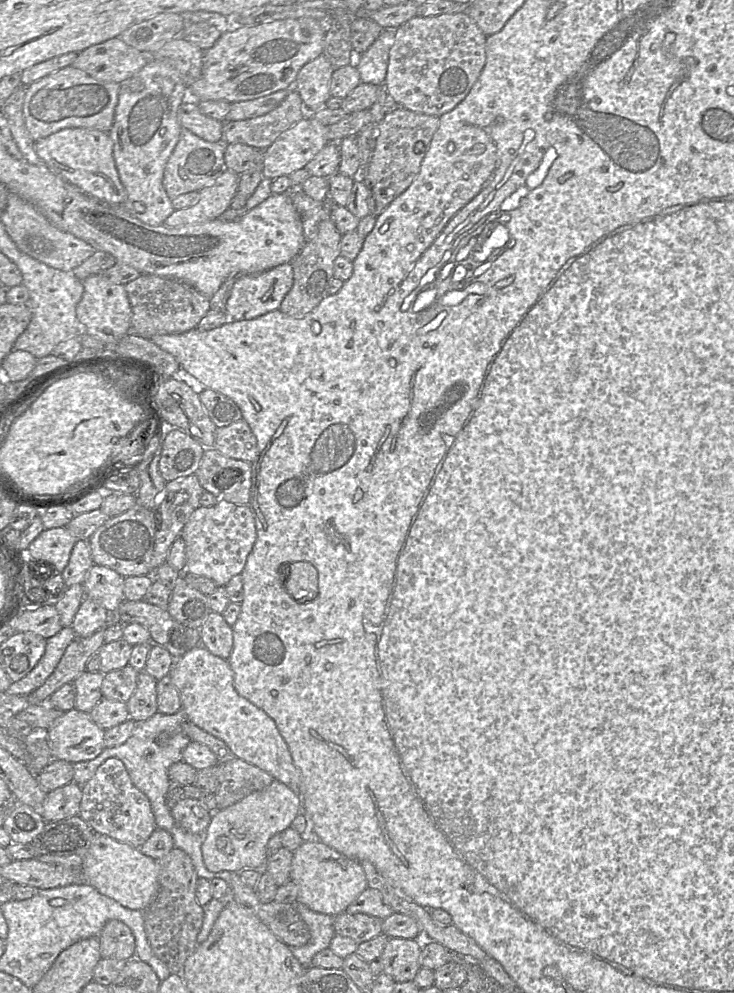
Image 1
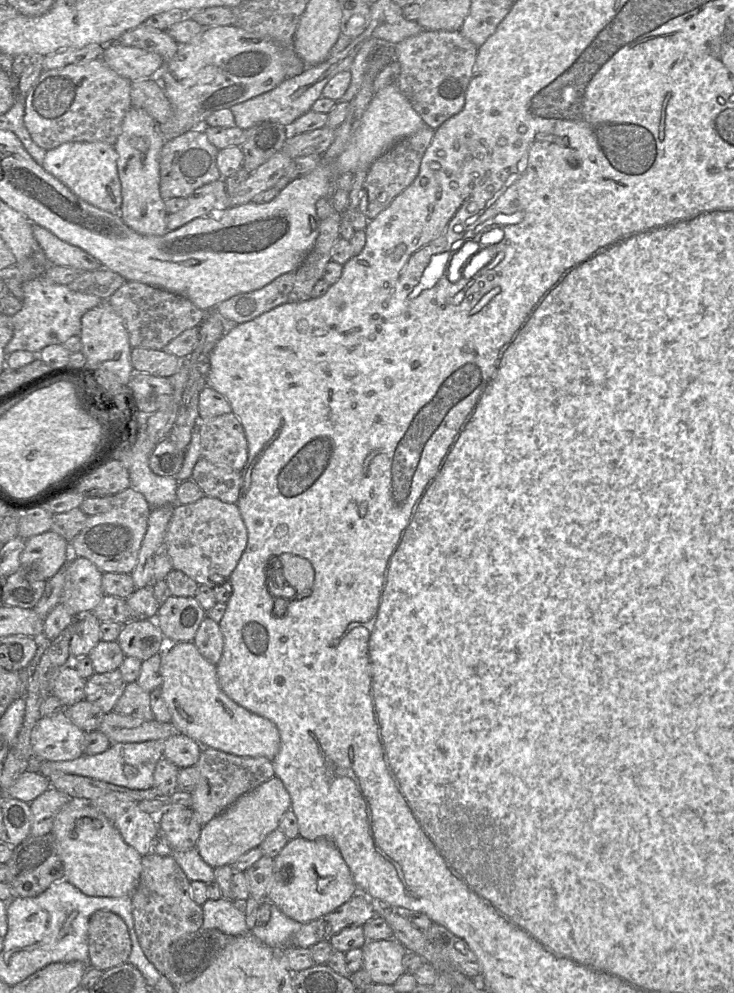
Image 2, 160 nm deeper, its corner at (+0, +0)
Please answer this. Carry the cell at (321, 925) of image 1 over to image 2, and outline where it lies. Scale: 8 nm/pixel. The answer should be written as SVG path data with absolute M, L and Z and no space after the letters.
M277 906L271 908L271 917L266 925L256 926L249 933L264 944L280 951L291 946L291 938L304 924L297 922L283 914Z

